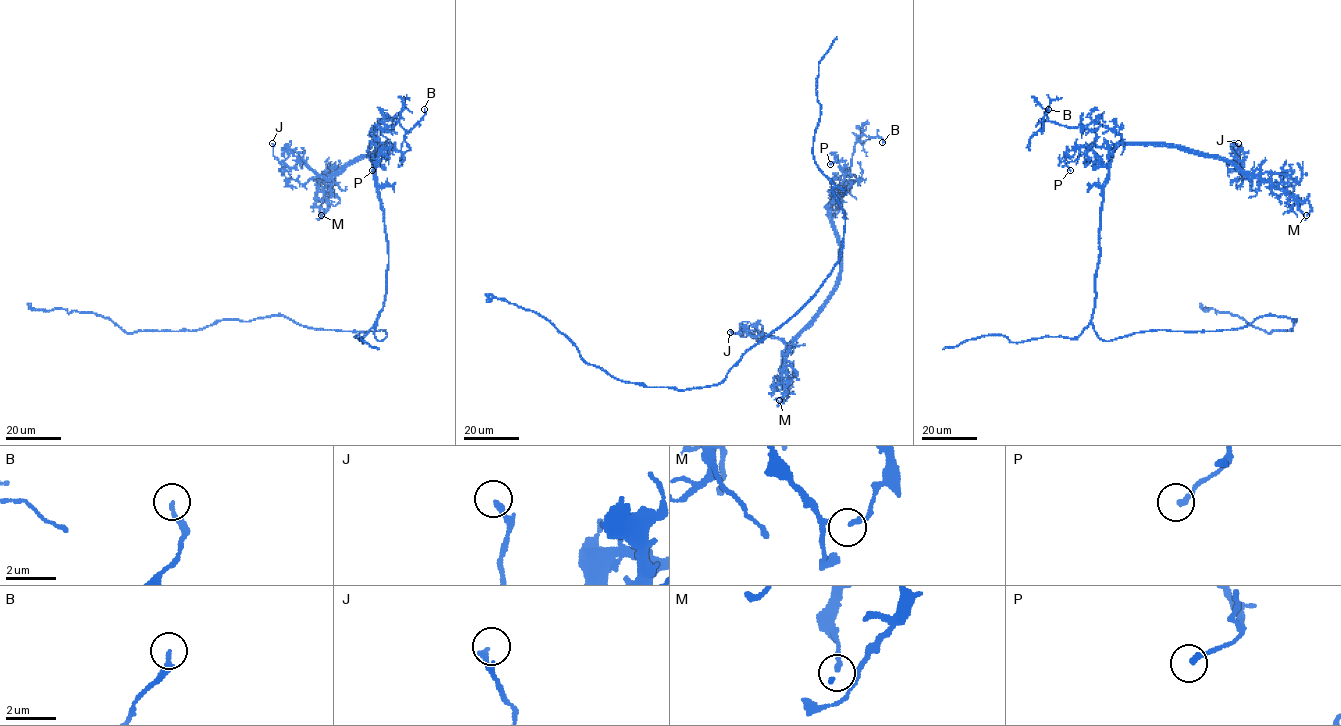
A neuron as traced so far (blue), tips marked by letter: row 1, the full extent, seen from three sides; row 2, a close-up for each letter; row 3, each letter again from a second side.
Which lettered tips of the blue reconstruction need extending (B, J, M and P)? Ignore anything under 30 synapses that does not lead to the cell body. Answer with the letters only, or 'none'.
none

